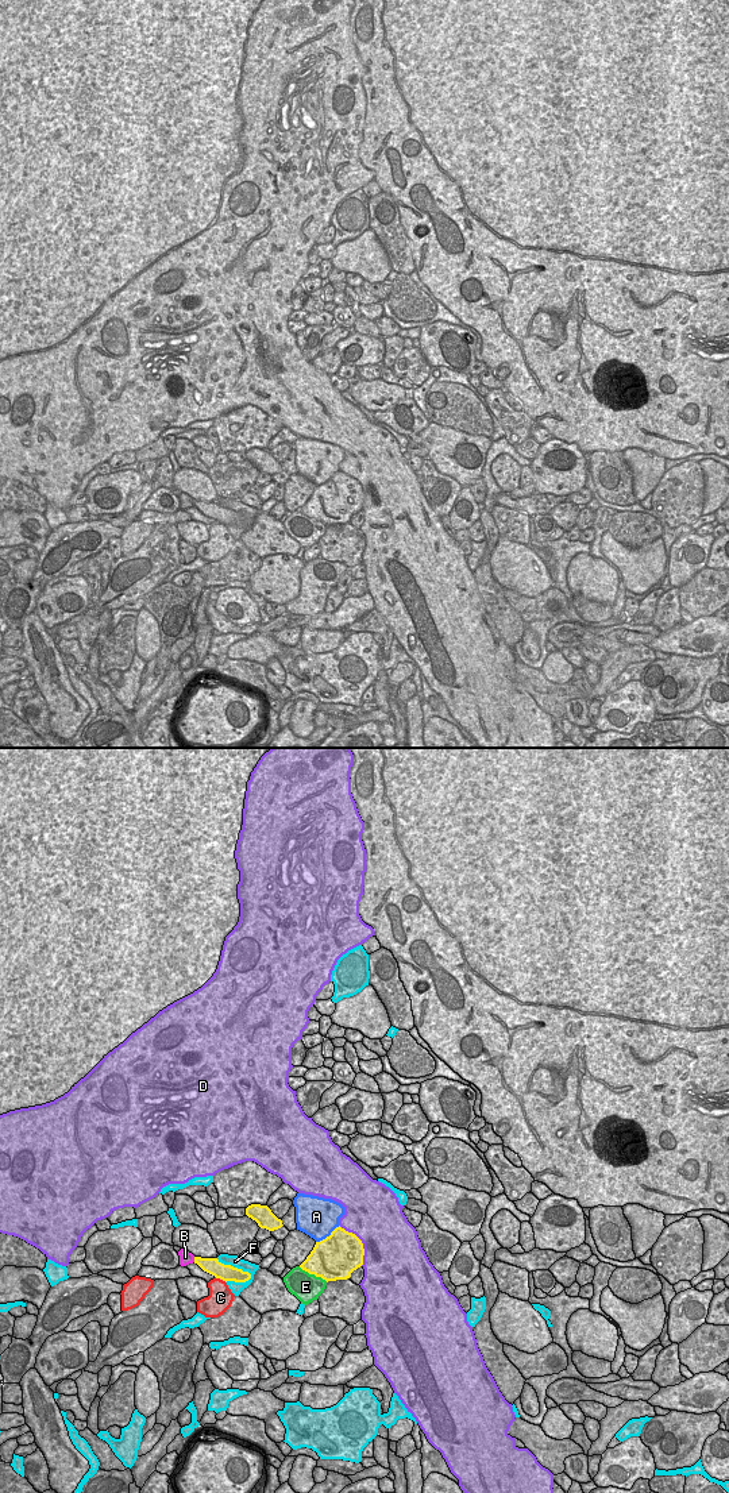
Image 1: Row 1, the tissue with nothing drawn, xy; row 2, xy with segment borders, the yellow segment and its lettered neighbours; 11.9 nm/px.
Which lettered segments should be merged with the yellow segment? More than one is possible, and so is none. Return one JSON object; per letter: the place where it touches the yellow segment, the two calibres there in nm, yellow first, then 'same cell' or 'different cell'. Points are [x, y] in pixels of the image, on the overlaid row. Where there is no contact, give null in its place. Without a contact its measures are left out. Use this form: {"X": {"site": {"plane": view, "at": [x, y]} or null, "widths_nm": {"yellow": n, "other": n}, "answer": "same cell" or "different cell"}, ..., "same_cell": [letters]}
{"A": {"site": {"plane": "xy", "at": [327, 1237]}, "widths_nm": {"yellow": 500, "other": 460}, "answer": "different cell"}, "B": {"site": {"plane": "xy", "at": [195, 1260]}, "widths_nm": {"yellow": 190, "other": 160}, "answer": "different cell"}, "C": {"site": {"plane": "xy", "at": [220, 1279]}, "widths_nm": {"yellow": 190, "other": 300}, "answer": "different cell"}, "D": {"site": {"plane": "xy", "at": [361, 1242]}, "widths_nm": {"yellow": 480, "other": 480}, "answer": "different cell"}, "E": {"site": {"plane": "xy", "at": [313, 1273]}, "widths_nm": {"yellow": 480, "other": 340}, "answer": "different cell"}, "F": {"site": {"plane": "xy", "at": [235, 1268]}, "widths_nm": {"yellow": 190, "other": 140}, "answer": "different cell"}, "same_cell": []}

